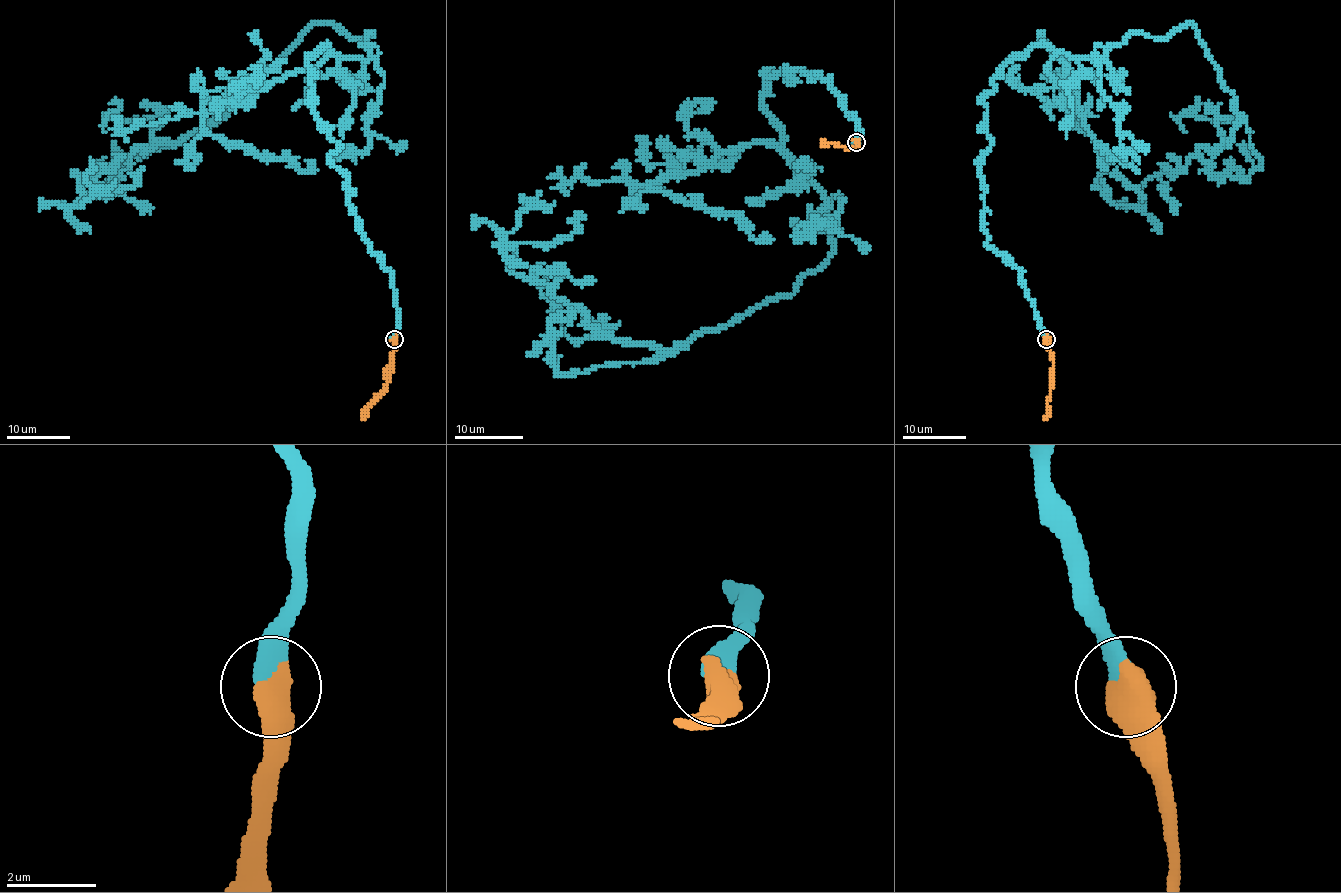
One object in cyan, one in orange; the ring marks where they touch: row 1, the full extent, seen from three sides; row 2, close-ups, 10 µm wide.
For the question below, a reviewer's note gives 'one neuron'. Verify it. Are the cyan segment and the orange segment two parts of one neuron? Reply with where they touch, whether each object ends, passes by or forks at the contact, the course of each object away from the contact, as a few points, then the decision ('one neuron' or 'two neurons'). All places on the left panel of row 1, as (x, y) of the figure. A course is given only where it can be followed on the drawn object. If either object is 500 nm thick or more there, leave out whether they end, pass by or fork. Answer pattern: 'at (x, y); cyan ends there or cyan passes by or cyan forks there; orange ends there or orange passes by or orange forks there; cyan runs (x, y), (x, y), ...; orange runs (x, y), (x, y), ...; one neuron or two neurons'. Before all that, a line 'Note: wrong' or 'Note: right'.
Note: right
at (394, 339); cyan runs (394, 339), (310, 104), (309, 61), (370, 33), (315, 22), (68, 207), (90, 156); orange runs (394, 339), (388, 387), (361, 420); one neuron

